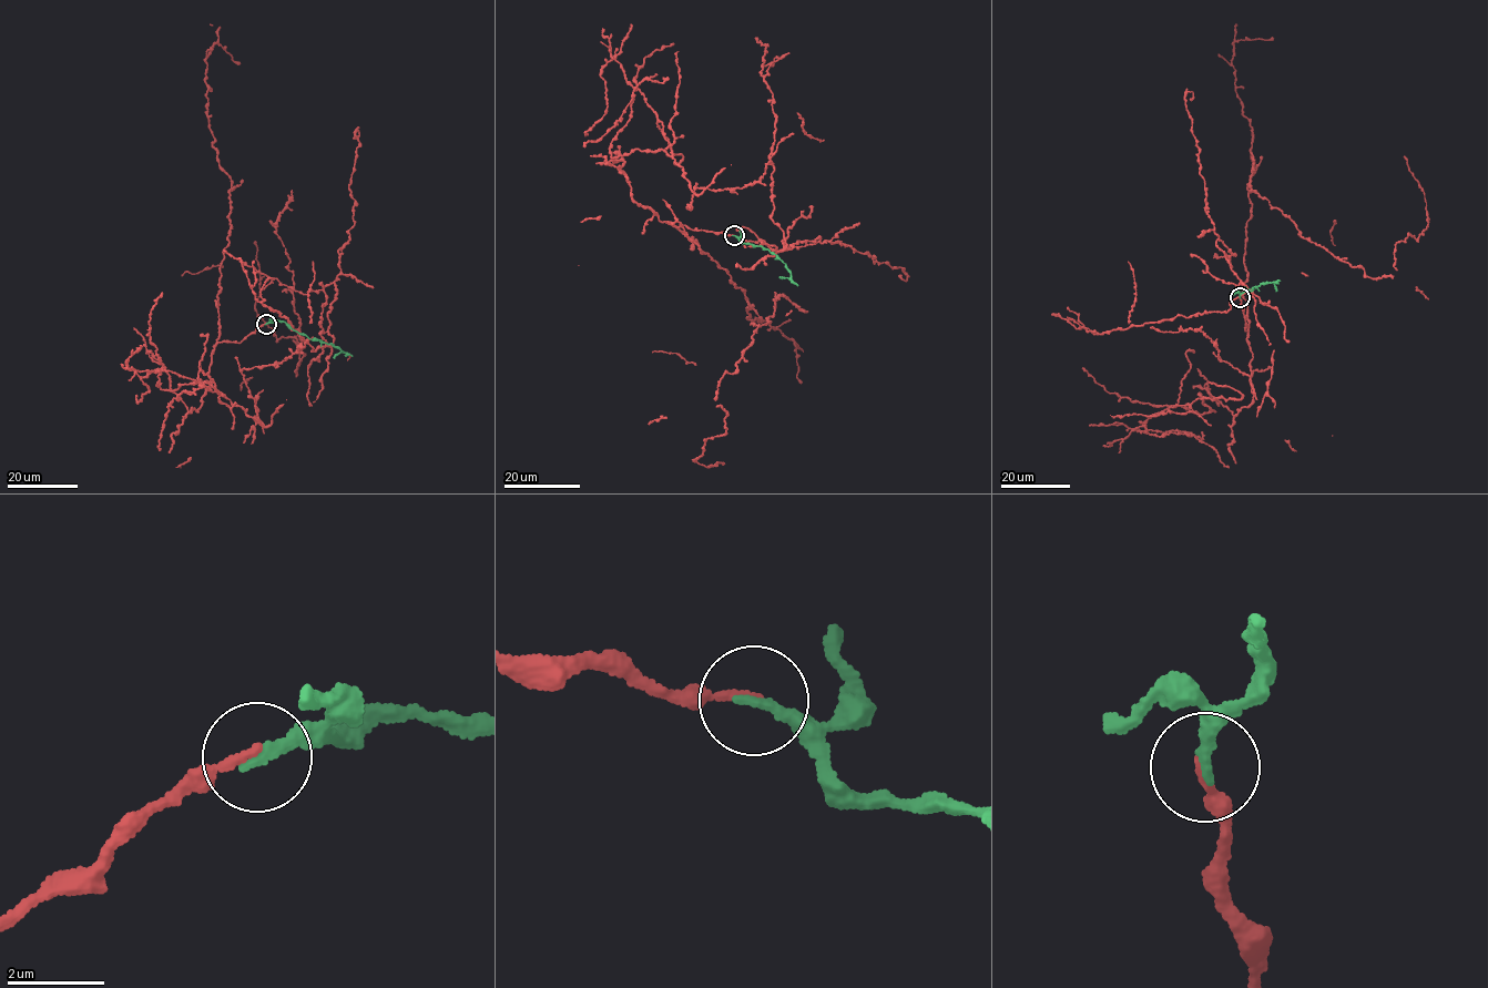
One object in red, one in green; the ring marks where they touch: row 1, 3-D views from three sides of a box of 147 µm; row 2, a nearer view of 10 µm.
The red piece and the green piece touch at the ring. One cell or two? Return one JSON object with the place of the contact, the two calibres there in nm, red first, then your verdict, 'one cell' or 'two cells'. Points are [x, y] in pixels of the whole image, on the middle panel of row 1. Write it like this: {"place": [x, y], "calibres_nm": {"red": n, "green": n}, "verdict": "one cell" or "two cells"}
{"place": [734, 235], "calibres_nm": {"red": 170, "green": 240}, "verdict": "one cell"}

